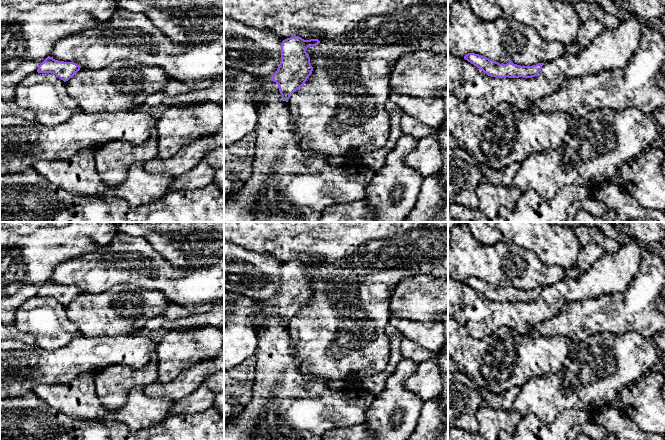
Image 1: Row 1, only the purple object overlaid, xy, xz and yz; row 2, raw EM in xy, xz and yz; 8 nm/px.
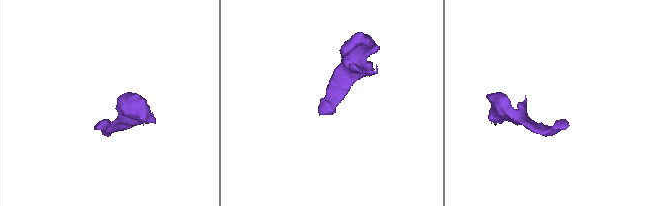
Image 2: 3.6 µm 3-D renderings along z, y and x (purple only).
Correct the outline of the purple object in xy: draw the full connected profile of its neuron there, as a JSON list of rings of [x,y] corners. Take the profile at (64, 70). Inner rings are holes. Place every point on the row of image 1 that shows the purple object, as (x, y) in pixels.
[[[48,56],[37,69],[38,73],[53,73],[64,82],[72,78],[79,70],[80,66],[74,62],[64,62]]]

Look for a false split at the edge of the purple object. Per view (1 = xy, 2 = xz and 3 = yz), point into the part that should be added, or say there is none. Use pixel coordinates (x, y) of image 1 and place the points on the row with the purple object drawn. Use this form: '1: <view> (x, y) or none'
1: none
2: none
3: none

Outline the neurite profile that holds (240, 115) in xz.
[[[224,66],[224,146],[255,131],[258,112],[252,97],[259,84],[256,76]]]

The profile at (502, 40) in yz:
[[[460,0],[452,4],[450,10],[448,19],[448,51],[459,58],[464,58],[468,53],[475,53],[500,64],[507,64],[512,61],[520,66],[532,66],[538,63],[548,63],[563,56],[565,54],[565,45],[559,42],[547,42],[533,27],[504,16],[493,21],[484,21],[473,13],[466,0]]]

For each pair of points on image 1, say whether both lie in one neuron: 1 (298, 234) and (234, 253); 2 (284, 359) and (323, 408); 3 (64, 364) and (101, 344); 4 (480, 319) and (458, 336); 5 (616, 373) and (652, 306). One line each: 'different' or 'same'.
1: different
2: same
3: same
4: different
5: different

